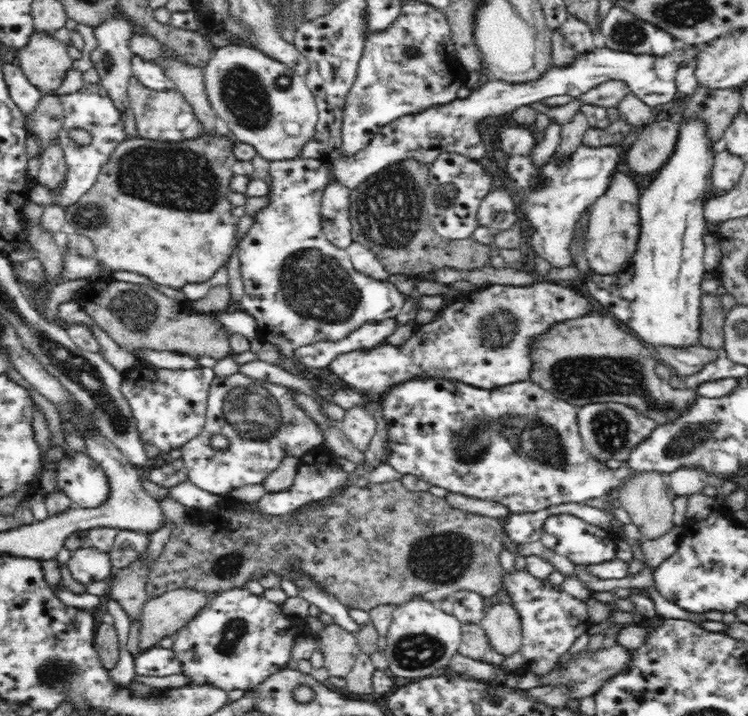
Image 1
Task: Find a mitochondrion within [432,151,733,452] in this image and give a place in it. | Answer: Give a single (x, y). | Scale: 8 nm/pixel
(586, 377)

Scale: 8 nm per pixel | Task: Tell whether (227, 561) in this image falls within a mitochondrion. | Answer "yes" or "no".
yes

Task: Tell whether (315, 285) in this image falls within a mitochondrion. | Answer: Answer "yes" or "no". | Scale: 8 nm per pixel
yes

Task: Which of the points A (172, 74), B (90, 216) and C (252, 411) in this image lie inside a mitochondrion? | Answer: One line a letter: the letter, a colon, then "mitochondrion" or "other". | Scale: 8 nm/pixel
A: other
B: mitochondrion
C: mitochondrion

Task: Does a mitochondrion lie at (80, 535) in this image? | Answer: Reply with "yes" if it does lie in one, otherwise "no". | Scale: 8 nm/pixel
no

